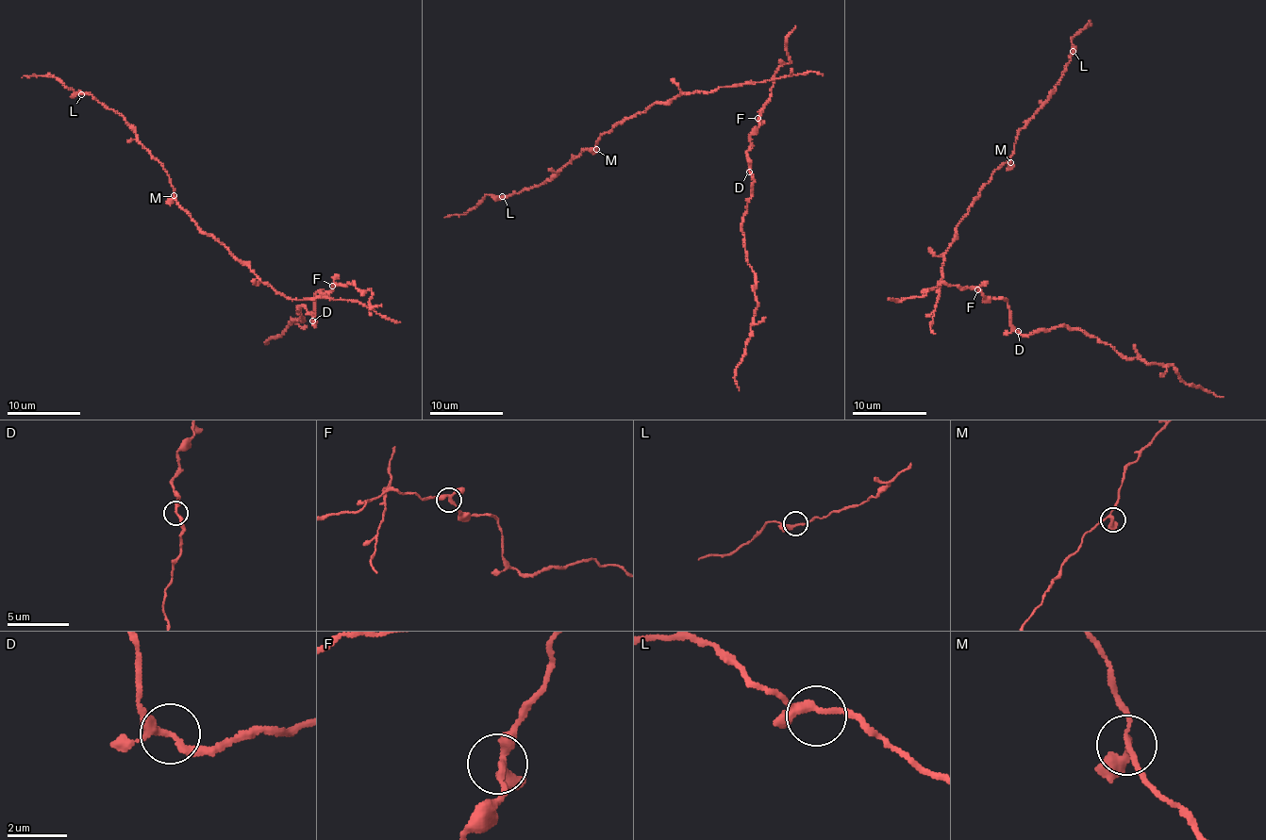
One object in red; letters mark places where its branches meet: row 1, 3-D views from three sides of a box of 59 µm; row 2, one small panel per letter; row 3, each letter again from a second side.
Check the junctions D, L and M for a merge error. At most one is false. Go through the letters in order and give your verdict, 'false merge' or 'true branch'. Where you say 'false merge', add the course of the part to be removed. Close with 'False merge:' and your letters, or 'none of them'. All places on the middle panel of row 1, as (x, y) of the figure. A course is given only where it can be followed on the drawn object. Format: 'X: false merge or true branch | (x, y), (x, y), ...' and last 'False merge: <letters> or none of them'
D: true branch
L: true branch
M: true branch
False merge: none of them

